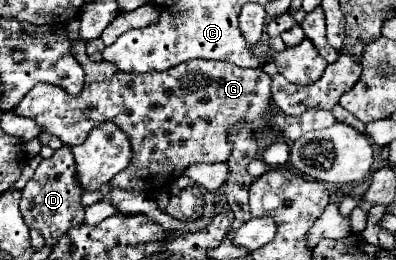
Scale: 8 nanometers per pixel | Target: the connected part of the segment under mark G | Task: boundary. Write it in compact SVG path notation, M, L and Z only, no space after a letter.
M80 20L68 22L68 36L72 36L72 54L76 54L76 60L80 66L84 66L86 82L80 96L68 96L62 88L50 86L50 84L36 84L24 100L16 106L18 116L32 118L42 130L56 134L64 144L76 146L84 144L88 138L88 132L96 128L100 122L114 122L120 130L126 132L130 144L132 144L132 162L128 168L122 170L122 174L116 174L112 178L112 186L118 186L122 190L142 190L150 192L156 186L164 186L168 178L180 176L190 164L196 162L226 162L232 144L228 142L228 130L238 124L246 122L252 124L254 130L262 130L268 126L266 112L270 108L270 76L266 76L260 68L238 68L228 62L204 62L204 60L188 60L184 64L178 64L176 68L170 68L168 72L152 72L152 74L124 74L118 72L108 62L94 62L86 56L84 40L76 36L80 28Z

